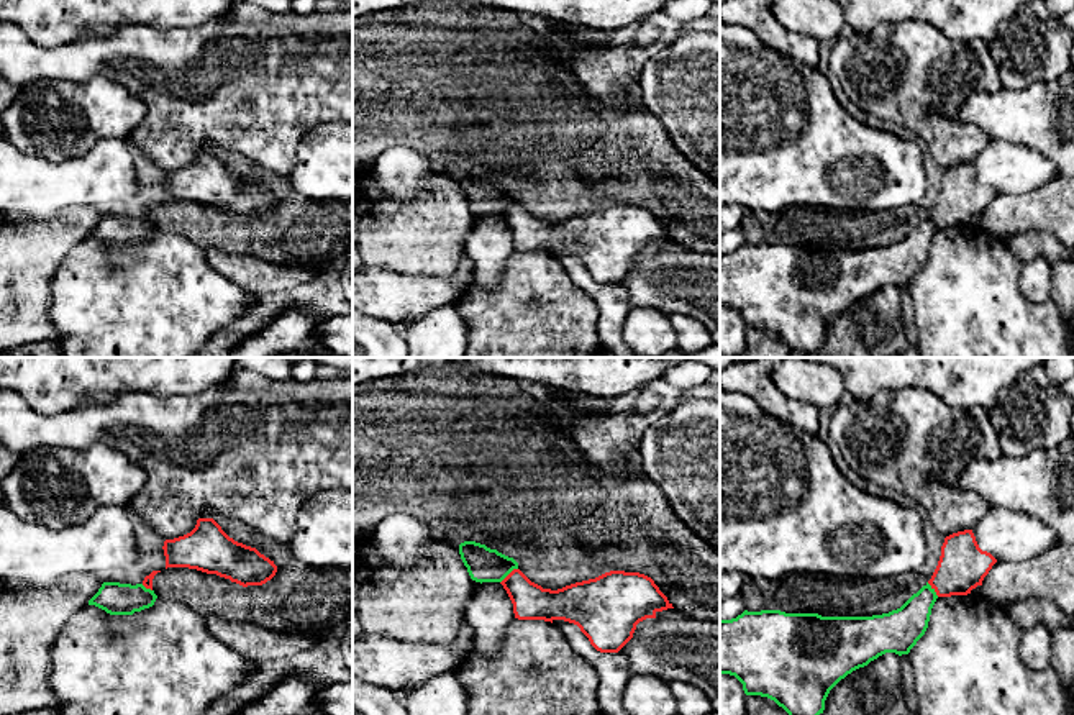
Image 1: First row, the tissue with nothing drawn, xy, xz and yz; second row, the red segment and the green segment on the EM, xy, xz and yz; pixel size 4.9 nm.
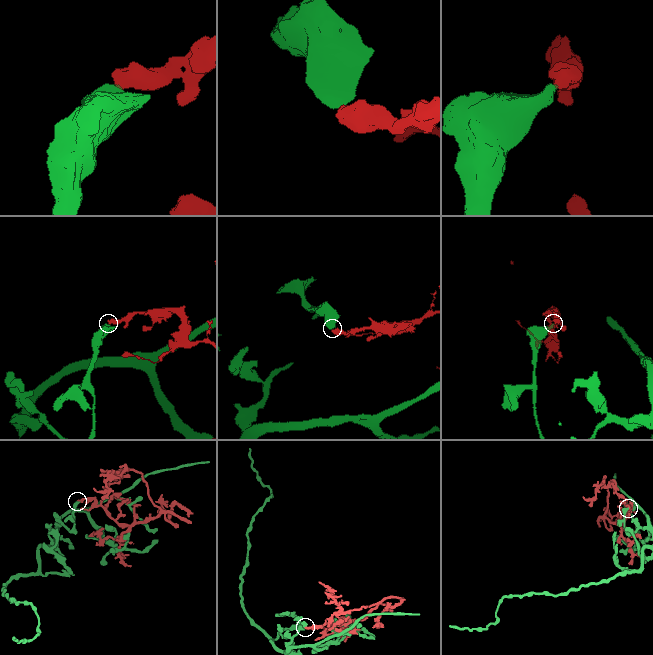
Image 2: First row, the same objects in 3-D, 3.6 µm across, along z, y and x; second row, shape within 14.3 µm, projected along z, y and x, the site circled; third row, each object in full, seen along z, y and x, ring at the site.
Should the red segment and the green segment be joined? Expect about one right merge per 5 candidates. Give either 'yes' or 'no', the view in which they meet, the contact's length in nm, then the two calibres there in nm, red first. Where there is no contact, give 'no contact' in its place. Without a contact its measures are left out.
no; meets red in xz; contact 120 nm long; 180 nm thick on the red side, 170 nm on the other

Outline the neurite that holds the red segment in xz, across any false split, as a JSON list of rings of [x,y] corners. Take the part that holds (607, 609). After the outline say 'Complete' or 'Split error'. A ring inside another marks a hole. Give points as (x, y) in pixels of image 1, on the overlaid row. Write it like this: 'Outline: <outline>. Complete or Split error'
Outline: [[[513,569],[500,584],[513,603],[515,618],[574,623],[600,653],[618,653],[639,622],[674,608],[654,581],[639,572],[610,571],[551,590]]]. Complete

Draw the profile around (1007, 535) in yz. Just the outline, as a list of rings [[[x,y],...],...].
[[[989,508],[972,533],[997,561],[1026,561],[1061,543],[1046,523],[1007,508]]]

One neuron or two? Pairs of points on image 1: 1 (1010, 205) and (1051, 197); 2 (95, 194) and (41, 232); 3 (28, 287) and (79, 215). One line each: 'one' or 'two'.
1: one
2: two
3: one

